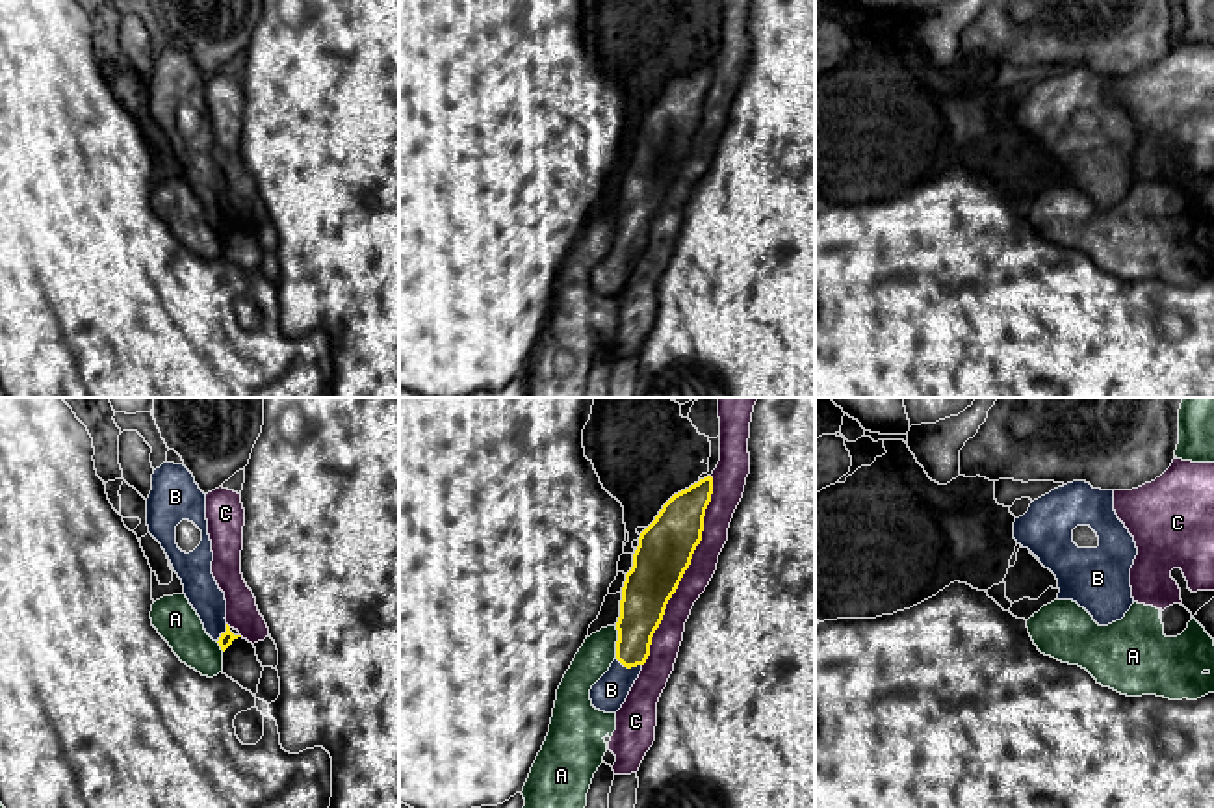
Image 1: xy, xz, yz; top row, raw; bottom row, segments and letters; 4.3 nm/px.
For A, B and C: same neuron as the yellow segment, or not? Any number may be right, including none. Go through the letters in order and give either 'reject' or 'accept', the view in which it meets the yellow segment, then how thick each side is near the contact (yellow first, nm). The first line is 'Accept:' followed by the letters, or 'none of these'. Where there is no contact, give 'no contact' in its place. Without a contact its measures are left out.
Accept: B
A: reject; contact in xz; calibres 200 and 150 nm
B: accept; contact in xz; calibres 190 and 150 nm
C: reject; contact in xz; calibres 240 and 120 nm

